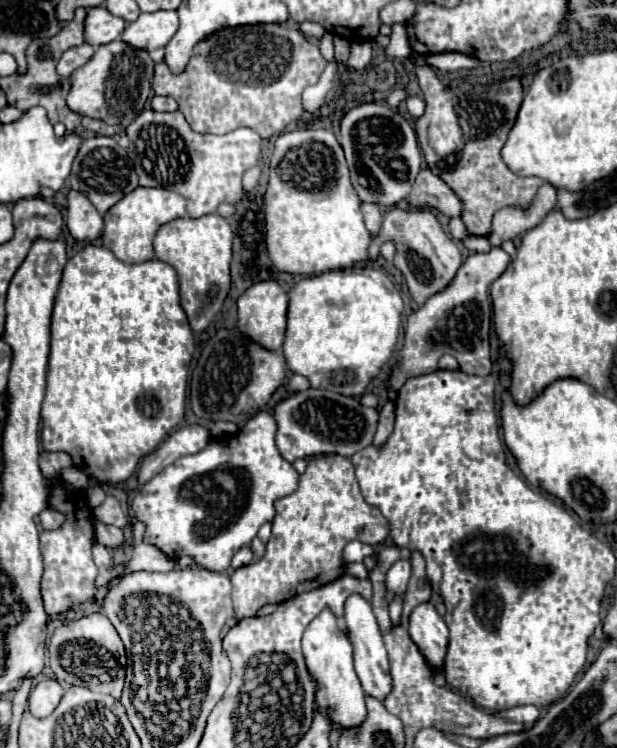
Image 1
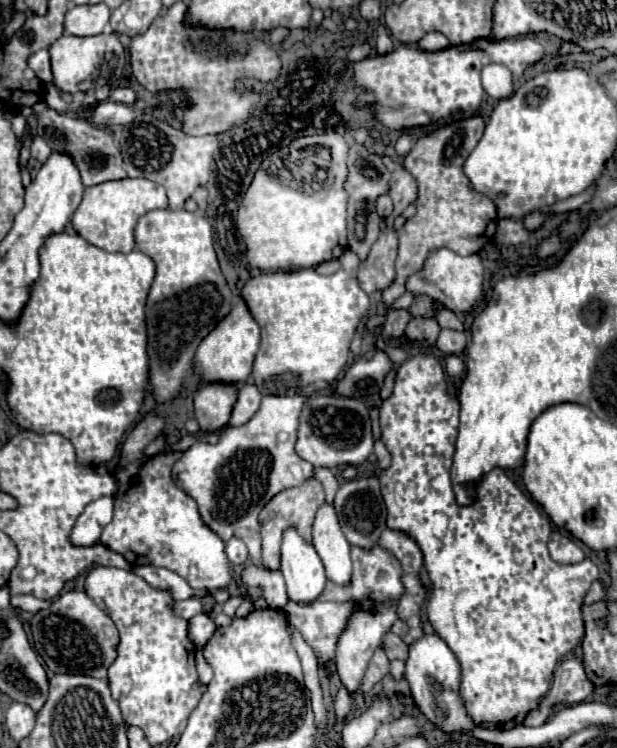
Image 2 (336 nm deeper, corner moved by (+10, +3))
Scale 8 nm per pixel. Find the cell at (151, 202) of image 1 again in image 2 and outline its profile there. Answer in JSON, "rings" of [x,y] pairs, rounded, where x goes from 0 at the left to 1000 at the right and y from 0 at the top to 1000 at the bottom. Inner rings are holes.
{"rings":[[[237,238],[178,241],[178,243],[156,246],[156,249],[136,254],[136,265],[133,265],[130,275],[123,278],[123,283],[117,286],[117,302],[136,321],[143,321],[146,326],[152,326],[172,337],[214,337],[217,334],[217,302],[220,302],[220,297],[237,283],[256,281],[256,278],[272,278],[272,265],[269,265],[269,257],[259,246],[237,241]]]}

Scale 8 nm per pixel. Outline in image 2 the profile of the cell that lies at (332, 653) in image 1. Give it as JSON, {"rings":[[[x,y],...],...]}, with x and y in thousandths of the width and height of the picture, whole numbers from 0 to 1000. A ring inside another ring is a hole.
{"rings":[[[470,703],[460,709],[454,741],[454,765],[467,783],[467,799],[486,807],[509,805],[528,781],[525,754],[515,738]]]}

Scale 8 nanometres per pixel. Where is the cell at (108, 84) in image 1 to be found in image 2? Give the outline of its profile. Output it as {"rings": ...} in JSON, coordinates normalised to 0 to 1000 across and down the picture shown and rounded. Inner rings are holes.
{"rings":[[[104,45],[97,48],[81,64],[81,80],[84,80],[84,99],[88,99],[88,112],[91,118],[97,118],[100,123],[126,123],[126,120],[143,120],[143,110],[149,107],[159,115],[178,112],[182,118],[188,118],[198,107],[198,94],[204,86],[204,67],[194,59],[188,45],[156,45],[156,48],[113,48]]]}

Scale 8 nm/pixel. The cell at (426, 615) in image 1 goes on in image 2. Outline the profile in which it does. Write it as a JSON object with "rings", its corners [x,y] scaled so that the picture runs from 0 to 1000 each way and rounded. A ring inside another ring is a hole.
{"rings":[[[687,848],[681,856],[674,856],[665,864],[665,874],[658,882],[655,906],[665,914],[668,933],[681,952],[716,979],[765,979],[768,965],[759,957],[752,939],[746,936],[746,888],[736,877],[736,872],[726,866],[726,861],[710,853],[707,848],[694,850]]]}

